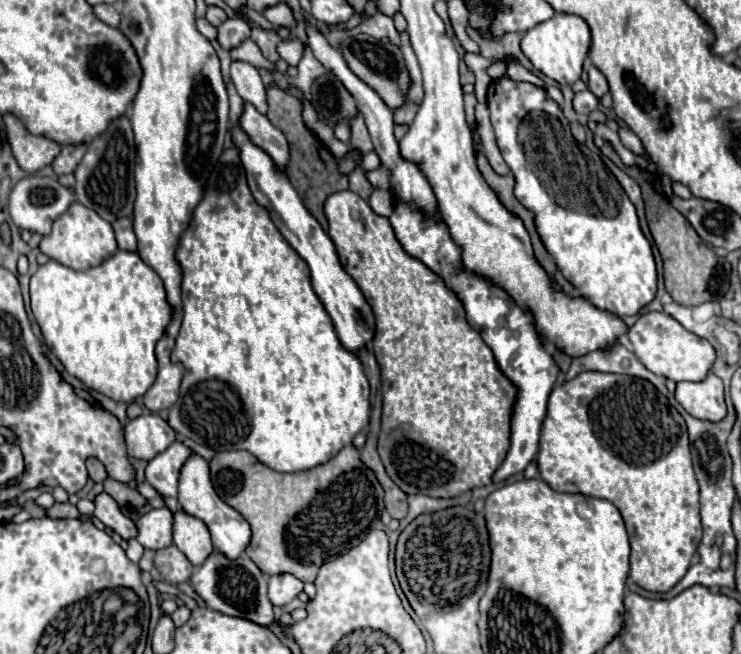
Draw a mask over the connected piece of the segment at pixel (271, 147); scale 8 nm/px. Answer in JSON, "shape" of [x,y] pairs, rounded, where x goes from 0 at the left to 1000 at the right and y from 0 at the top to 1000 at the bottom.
{"shape":[[[331,159],[325,196],[344,223],[355,226],[355,232],[360,232],[366,245],[377,251],[377,257],[387,251],[387,211],[360,183],[360,177],[350,174],[339,159]]]}

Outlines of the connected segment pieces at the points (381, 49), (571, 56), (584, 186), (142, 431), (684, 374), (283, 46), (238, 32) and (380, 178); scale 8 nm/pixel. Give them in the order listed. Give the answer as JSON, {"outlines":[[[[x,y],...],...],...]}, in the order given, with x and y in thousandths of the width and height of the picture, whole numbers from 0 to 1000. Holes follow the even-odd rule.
{"outlines":[[[[482,52],[482,64],[476,64],[476,61],[460,64],[457,76],[463,80],[463,89],[468,92],[468,101],[479,110],[479,116],[484,116],[493,128],[498,128],[528,168],[547,159],[547,141],[549,141],[549,131],[552,131],[552,113],[547,107],[541,76],[533,67],[514,67],[503,55]]],[[[749,21],[744,31],[730,34],[709,49],[703,61],[703,76],[717,92],[717,98],[738,119],[746,119],[754,128],[773,128],[787,113],[787,98],[795,86],[798,61],[798,46],[787,28],[773,21]]],[[[676,116],[660,128],[657,162],[663,171],[663,190],[668,196],[673,229],[698,278],[695,303],[722,327],[725,355],[757,419],[803,471],[827,477],[833,483],[862,480],[862,474],[881,462],[887,450],[887,413],[879,373],[865,355],[857,315],[849,309],[833,272],[811,248],[808,239],[792,232],[771,208],[760,168],[749,153],[741,150],[733,135]]],[[[193,633],[169,651],[171,694],[188,703],[206,703],[215,691],[223,691],[236,670],[236,657],[215,633]]],[[[897,477],[868,480],[849,502],[846,514],[854,526],[860,547],[868,554],[868,560],[873,566],[879,566],[887,575],[906,578],[911,584],[916,584],[916,581],[927,581],[927,584],[949,581],[949,575],[954,575],[954,569],[962,566],[962,554],[968,550],[965,532],[951,517],[943,517],[935,508],[924,505],[911,486],[900,483]]],[[[393,58],[393,61],[385,61],[385,64],[379,64],[377,67],[377,83],[393,98],[393,101],[398,101],[401,98],[401,92],[406,89],[406,61],[401,61],[401,58]],[[393,86],[401,86],[398,92],[393,89]]],[[[306,28],[293,46],[296,46],[293,61],[304,76],[323,70],[328,61],[339,55],[339,37],[331,28]]],[[[513,254],[509,260],[495,263],[495,275],[501,281],[525,281],[525,263],[520,260],[518,254]]]]}

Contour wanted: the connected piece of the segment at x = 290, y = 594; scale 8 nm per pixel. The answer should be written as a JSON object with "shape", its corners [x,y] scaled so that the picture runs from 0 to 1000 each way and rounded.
{"shape":[[[395,878],[363,881],[363,917],[368,927],[390,924],[404,905],[409,905],[409,890]]]}

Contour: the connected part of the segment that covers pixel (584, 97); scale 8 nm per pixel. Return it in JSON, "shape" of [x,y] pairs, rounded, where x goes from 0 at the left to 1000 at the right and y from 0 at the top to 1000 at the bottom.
{"shape":[[[787,138],[787,141],[776,144],[776,150],[773,150],[773,165],[781,174],[795,174],[795,171],[806,168],[806,162],[808,162],[808,150],[798,138]]]}

